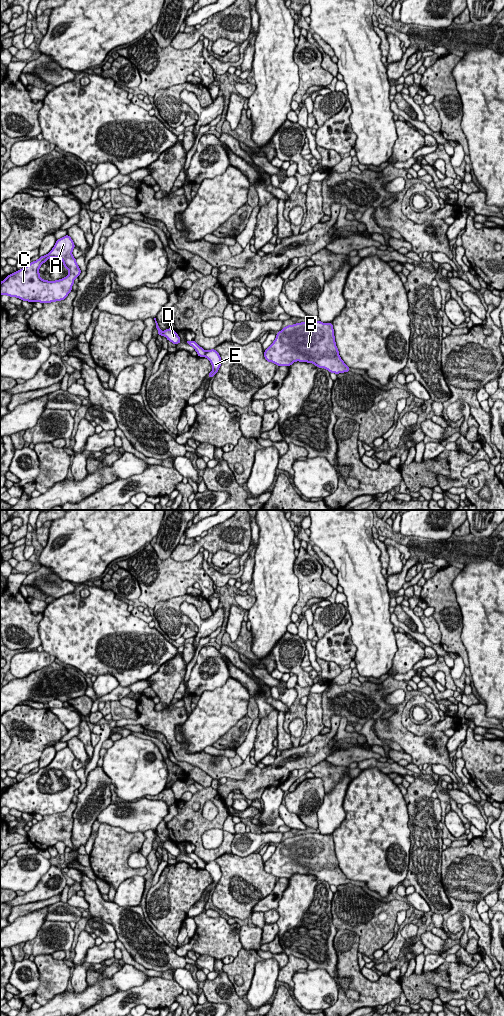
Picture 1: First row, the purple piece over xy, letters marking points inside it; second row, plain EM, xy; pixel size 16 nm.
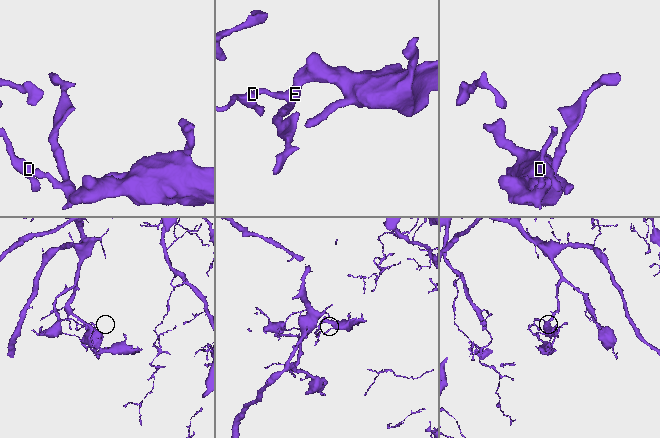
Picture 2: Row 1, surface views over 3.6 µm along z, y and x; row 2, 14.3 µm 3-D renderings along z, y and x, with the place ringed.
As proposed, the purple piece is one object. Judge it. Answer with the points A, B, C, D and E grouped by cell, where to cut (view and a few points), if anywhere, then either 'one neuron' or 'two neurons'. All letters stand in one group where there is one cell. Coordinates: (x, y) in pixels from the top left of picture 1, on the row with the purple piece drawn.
A C D / B E | xy (206, 351), (204, 356) | two neurons

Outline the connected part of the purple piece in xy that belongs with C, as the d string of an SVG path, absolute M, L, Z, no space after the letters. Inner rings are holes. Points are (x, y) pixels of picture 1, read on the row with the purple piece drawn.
M68 234L57 239L48 254L5 277L0 282L0 295L8 295L32 303L41 302L42 304L66 299L72 290L74 279L81 274L76 258L72 255L74 248L75 244ZM52 257L60 258L63 261L65 269L69 271L65 278L56 281L40 278L39 268Z

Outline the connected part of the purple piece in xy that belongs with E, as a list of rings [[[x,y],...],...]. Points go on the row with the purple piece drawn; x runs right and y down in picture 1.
[[[215,349],[206,351],[205,357],[210,361],[213,370],[208,374],[208,378],[214,377],[220,369],[222,360],[219,353]]]

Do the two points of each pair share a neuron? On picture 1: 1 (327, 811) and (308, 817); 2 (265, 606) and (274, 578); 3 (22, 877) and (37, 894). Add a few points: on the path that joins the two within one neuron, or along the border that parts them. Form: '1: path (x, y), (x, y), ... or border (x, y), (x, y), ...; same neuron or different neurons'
1: border (325, 792), (324, 799), (317, 811), (317, 828); different neurons
2: path (272, 599), (274, 597), (274, 585); same neuron
3: border (48, 870), (38, 883), (26, 892); different neurons

